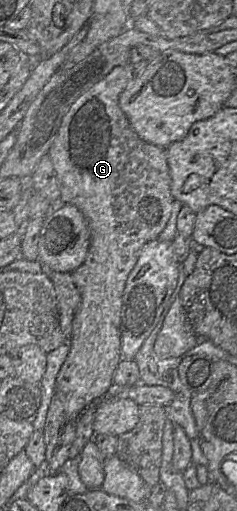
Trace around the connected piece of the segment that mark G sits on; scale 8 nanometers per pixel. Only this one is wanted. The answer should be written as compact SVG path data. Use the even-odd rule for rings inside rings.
M126 64L126 65L122 65L122 66L117 66L115 68L112 69L112 71L105 76L102 80L100 80L99 82L97 82L96 84L94 84L92 87L90 87L88 90L86 90L75 102L74 104L70 107L69 111L66 113L66 115L63 117L62 121L61 121L61 125L59 127L59 130L57 132L57 135L49 149L49 157L52 161L54 170L55 170L55 175L57 178L57 182L59 185L59 189L60 189L60 202L61 203L65 203L65 204L71 204L76 206L85 216L87 223L88 223L88 227L90 230L90 246L88 249L88 253L86 256L86 259L84 261L84 263L77 268L73 273L72 273L72 278L74 281L74 284L76 285L80 296L81 296L81 301L79 304L79 307L75 313L75 317L73 319L72 322L72 332L71 332L71 336L70 336L70 352L67 355L67 358L64 362L64 364L62 365L58 375L57 375L57 379L56 379L56 395L59 397L59 399L61 400L61 402L64 405L64 410L65 410L65 415L66 415L66 422L68 420L76 420L79 415L88 407L90 406L94 401L102 401L104 400L105 397L112 397L112 396L108 396L106 395L108 393L108 391L113 387L114 383L113 383L113 374L118 366L118 364L121 362L121 360L123 360L123 355L121 352L121 308L122 308L122 297L123 297L123 293L124 293L124 289L125 289L125 285L126 285L126 281L127 278L131 272L131 270L134 268L138 257L139 257L139 253L142 249L142 247L147 244L150 241L153 241L155 239L157 239L159 237L159 235L162 233L162 231L164 230L164 228L167 225L167 222L170 218L171 215L171 211L172 211L172 204L174 201L174 198L171 194L170 191L170 174L169 174L169 168L168 168L168 164L167 164L167 159L166 159L166 148L162 148L162 147L158 147L155 146L153 144L147 143L144 140L142 140L137 134L136 132L133 130L133 128L131 127L127 117L125 116L124 112L121 110L120 106L119 106L119 97L121 95L121 93L126 89L126 87L128 86L128 84L131 82L132 80L132 74L131 74L131 64Z

